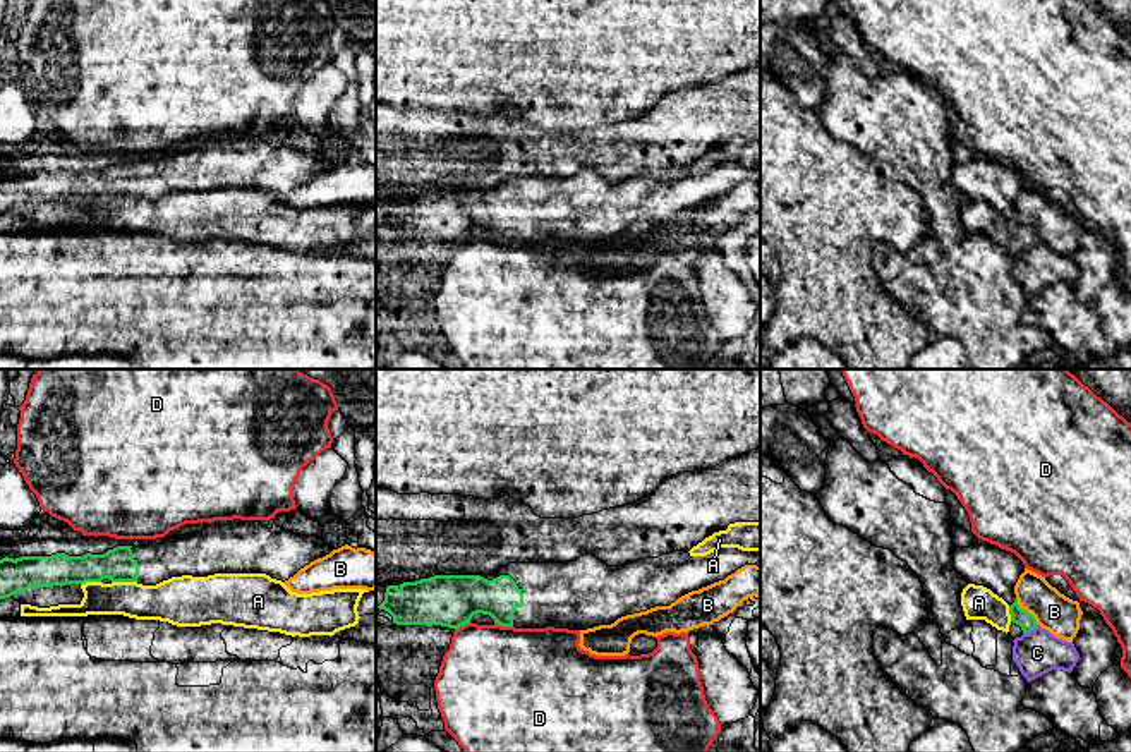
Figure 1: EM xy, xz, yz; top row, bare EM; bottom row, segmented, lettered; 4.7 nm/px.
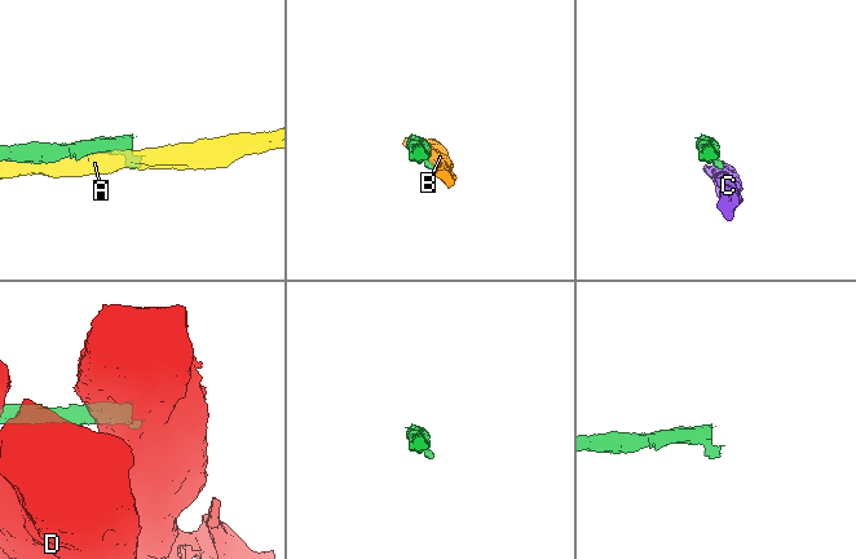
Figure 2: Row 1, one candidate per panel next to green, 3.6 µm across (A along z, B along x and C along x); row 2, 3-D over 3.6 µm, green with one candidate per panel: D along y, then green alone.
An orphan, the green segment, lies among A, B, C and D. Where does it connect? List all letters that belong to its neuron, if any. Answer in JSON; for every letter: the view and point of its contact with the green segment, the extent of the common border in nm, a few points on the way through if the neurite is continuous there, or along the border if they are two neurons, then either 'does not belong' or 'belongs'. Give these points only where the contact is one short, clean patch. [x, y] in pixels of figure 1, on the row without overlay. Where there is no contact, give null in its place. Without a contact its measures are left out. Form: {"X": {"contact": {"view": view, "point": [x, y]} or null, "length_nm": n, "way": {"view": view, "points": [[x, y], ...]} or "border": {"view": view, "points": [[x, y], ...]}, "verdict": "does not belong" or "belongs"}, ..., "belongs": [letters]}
{"A": {"contact": {"view": "xy", "point": [124, 196]}, "length_nm": 120, "verdict": "does not belong"}, "B": {"contact": {"view": "yz", "point": [1025, 225]}, "length_nm": 170, "border": {"view": "yz", "points": [[1016, 213], [1016, 218], [1039, 239]]}, "verdict": "does not belong"}, "C": {"contact": {"view": "yz", "point": [1030, 246]}, "length_nm": 90, "border": {"view": "yz", "points": [[1039, 241], [1023, 249]]}, "verdict": "does not belong"}, "D": {"contact": {"view": "xz", "point": [503, 241]}, "length_nm": 90, "border": {"view": "xz", "points": [[495, 237], [512, 242]]}, "verdict": "does not belong"}, "belongs": []}

